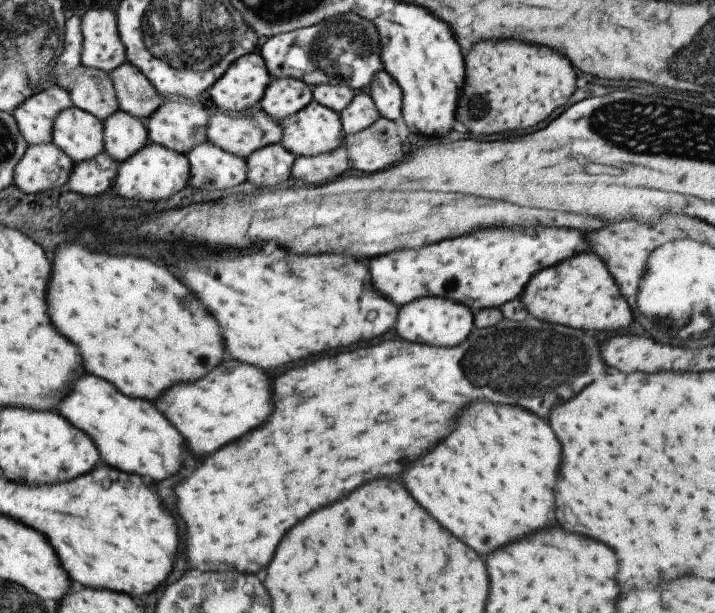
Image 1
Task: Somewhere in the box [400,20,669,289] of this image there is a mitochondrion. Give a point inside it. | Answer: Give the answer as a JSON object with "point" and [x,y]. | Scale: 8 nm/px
{"point":[478,107]}

